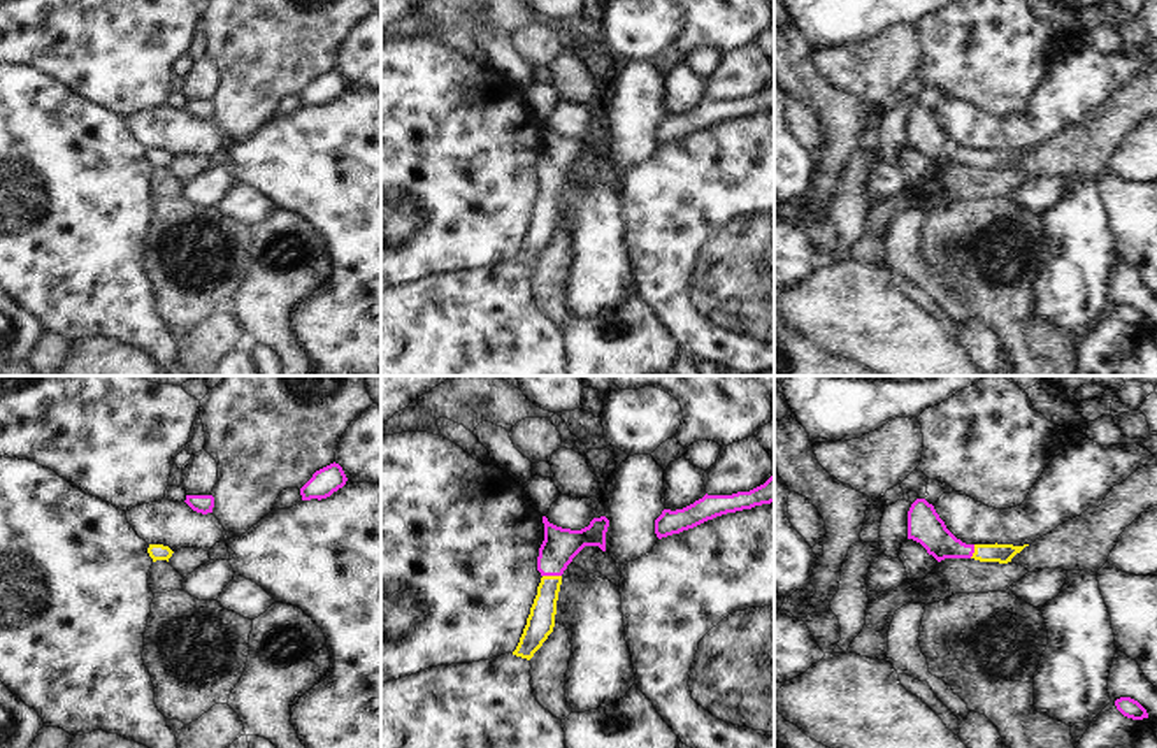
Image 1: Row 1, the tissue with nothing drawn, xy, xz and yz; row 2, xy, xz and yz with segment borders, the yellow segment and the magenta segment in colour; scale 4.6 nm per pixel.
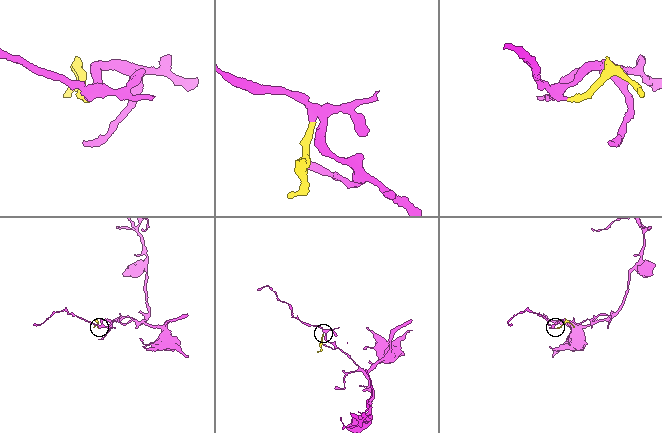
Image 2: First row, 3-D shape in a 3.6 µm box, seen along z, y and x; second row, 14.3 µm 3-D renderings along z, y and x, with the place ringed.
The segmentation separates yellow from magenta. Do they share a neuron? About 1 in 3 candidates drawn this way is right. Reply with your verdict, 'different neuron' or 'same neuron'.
same neuron

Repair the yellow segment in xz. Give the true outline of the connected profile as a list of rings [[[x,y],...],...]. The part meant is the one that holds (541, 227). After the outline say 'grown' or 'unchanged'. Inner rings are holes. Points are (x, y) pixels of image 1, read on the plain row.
[[[543,123],[543,130],[544,147],[537,163],[537,177],[543,184],[520,249],[513,258],[513,262],[527,267],[534,263],[553,239],[564,177],[585,153],[599,153],[606,158],[606,139],[609,133],[606,123],[593,125],[590,132],[581,137],[557,133],[550,130],[546,123]]] | grown

